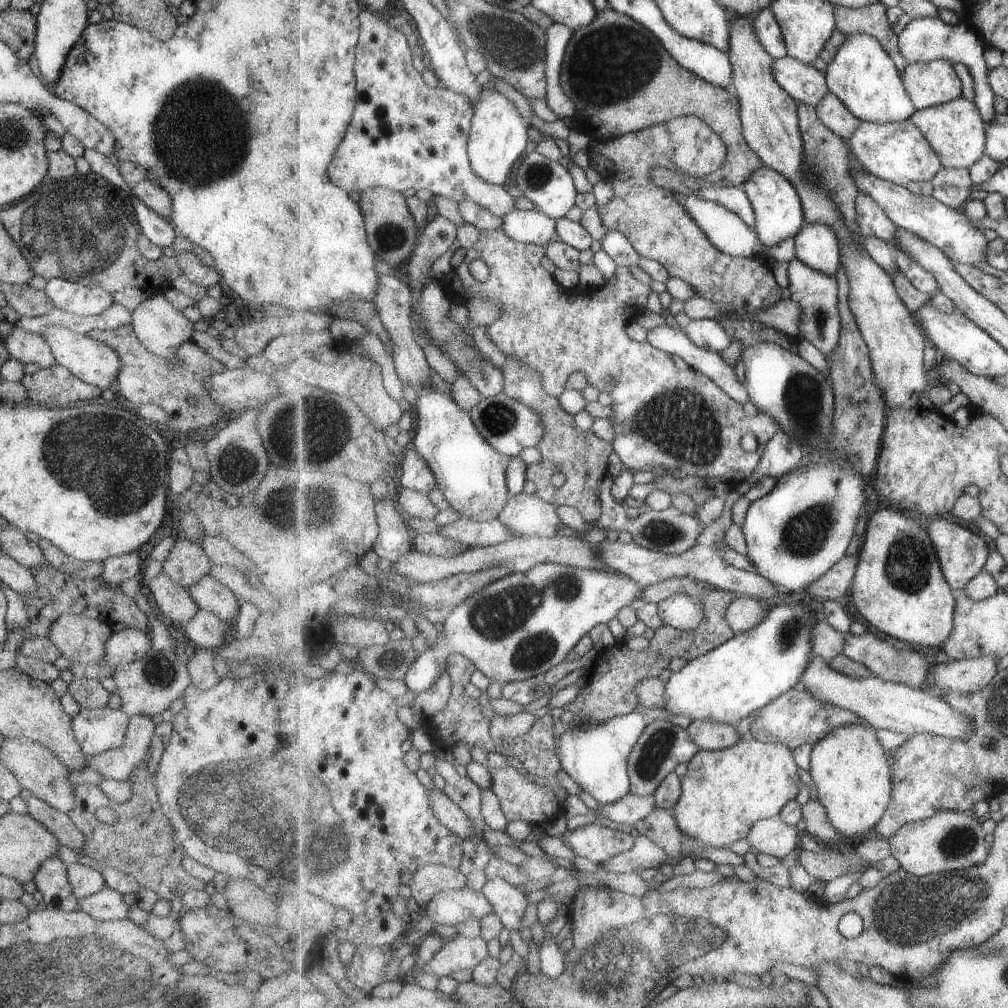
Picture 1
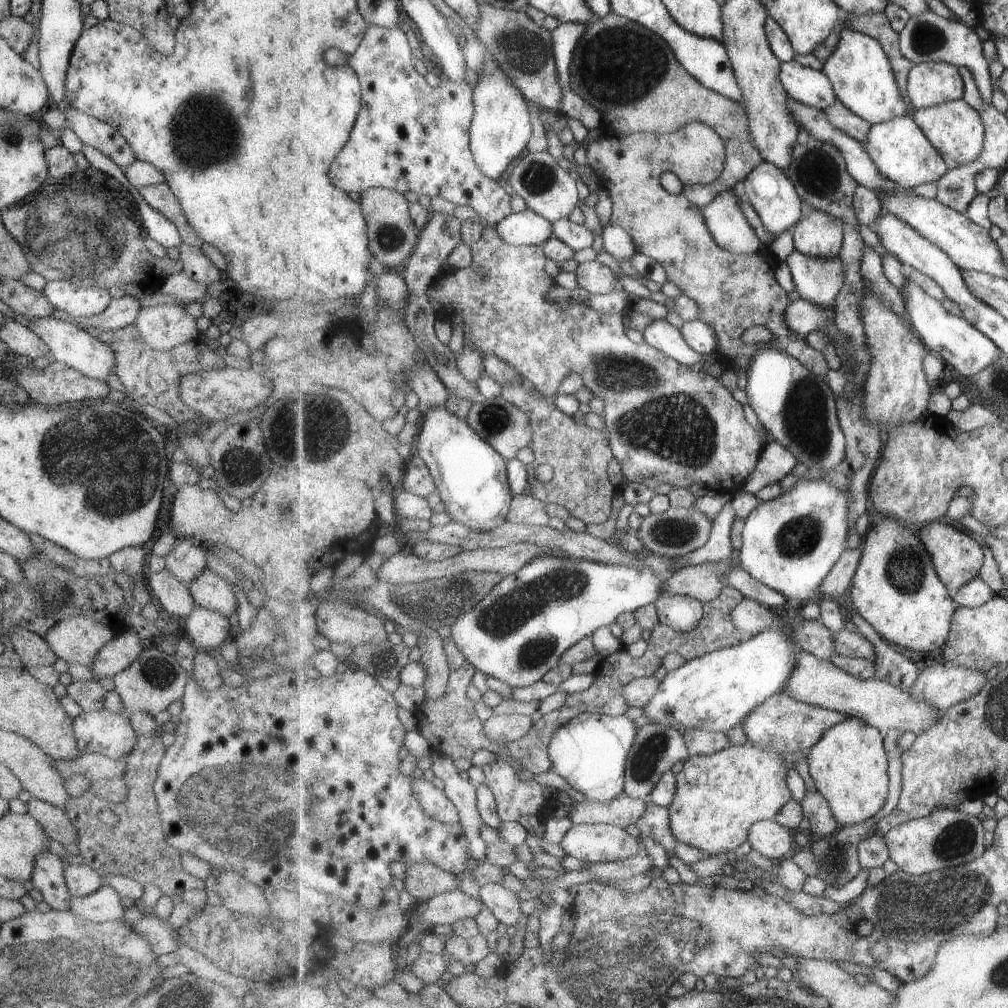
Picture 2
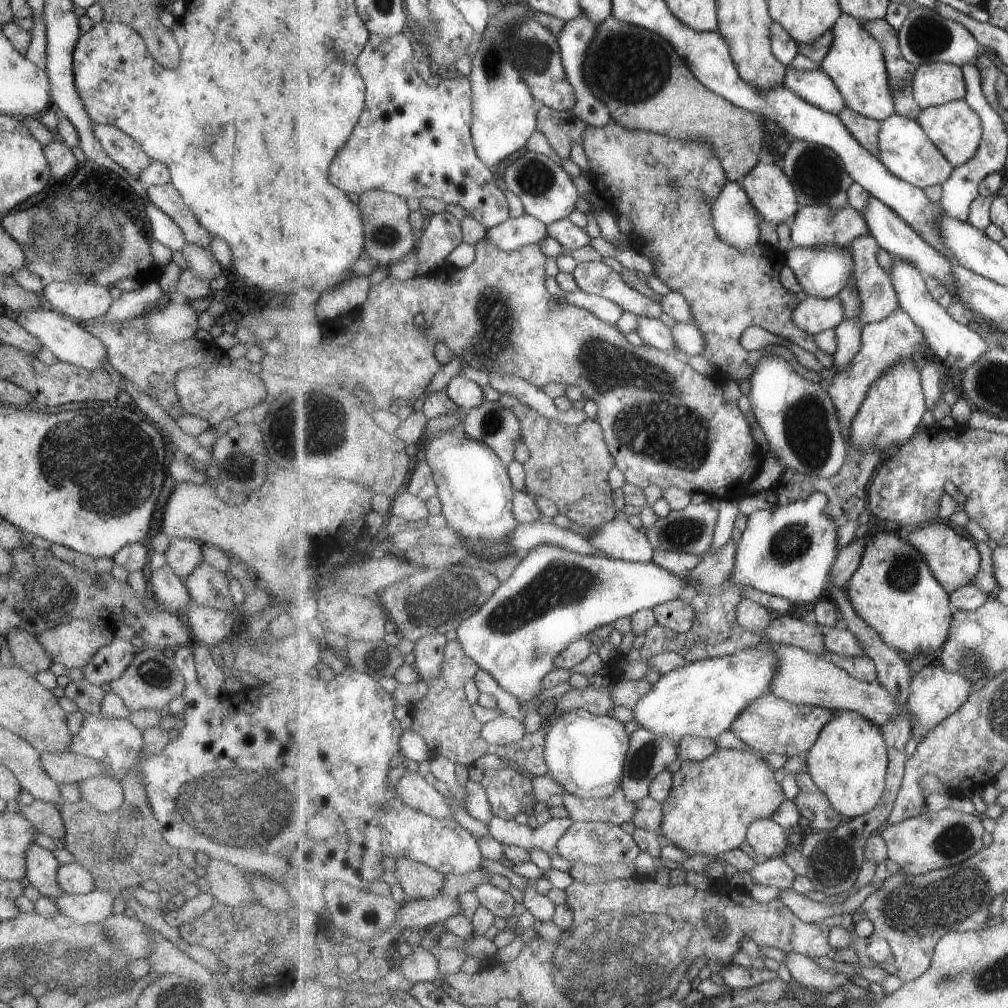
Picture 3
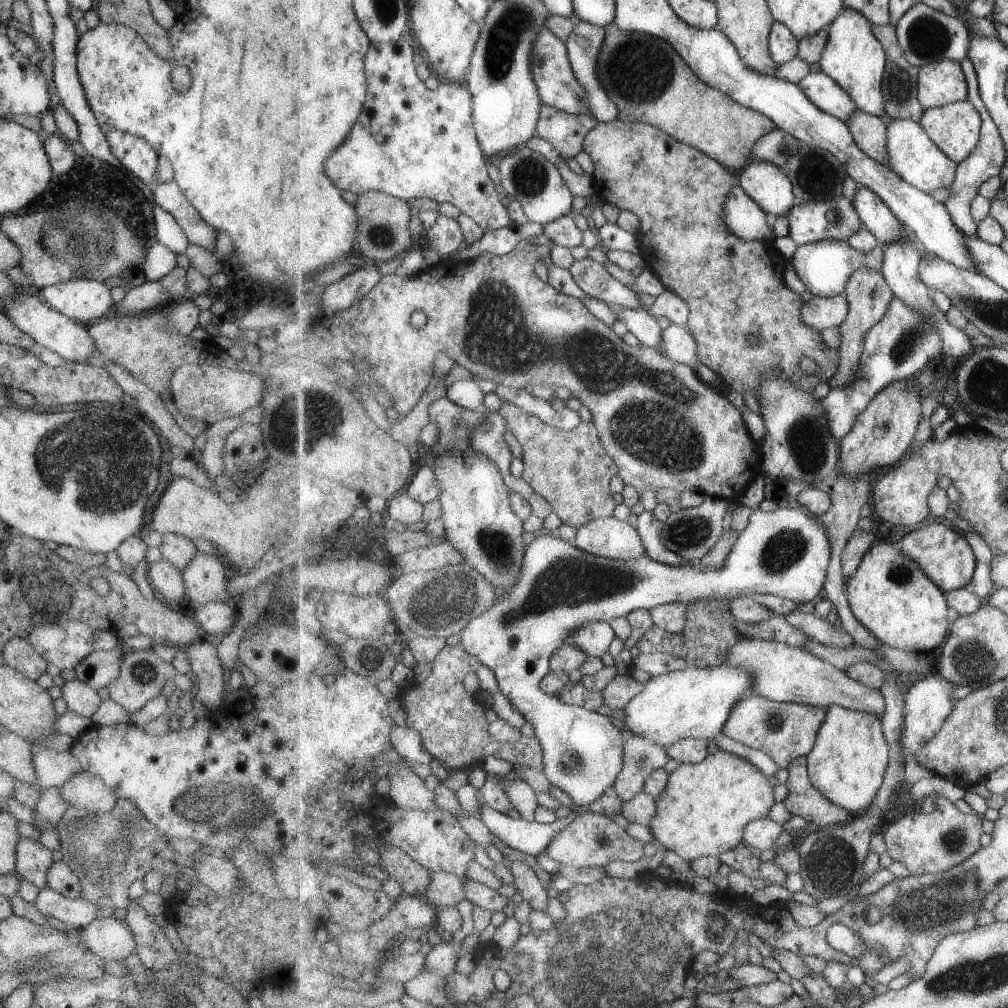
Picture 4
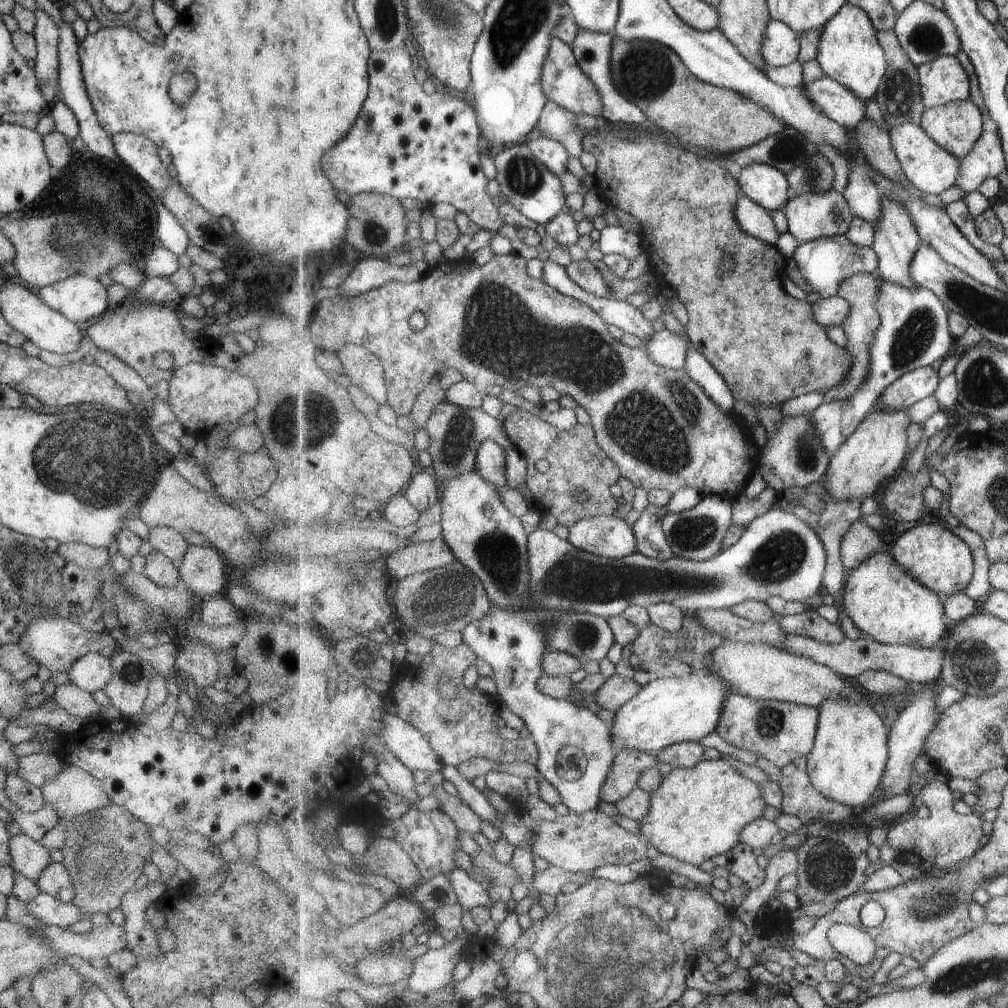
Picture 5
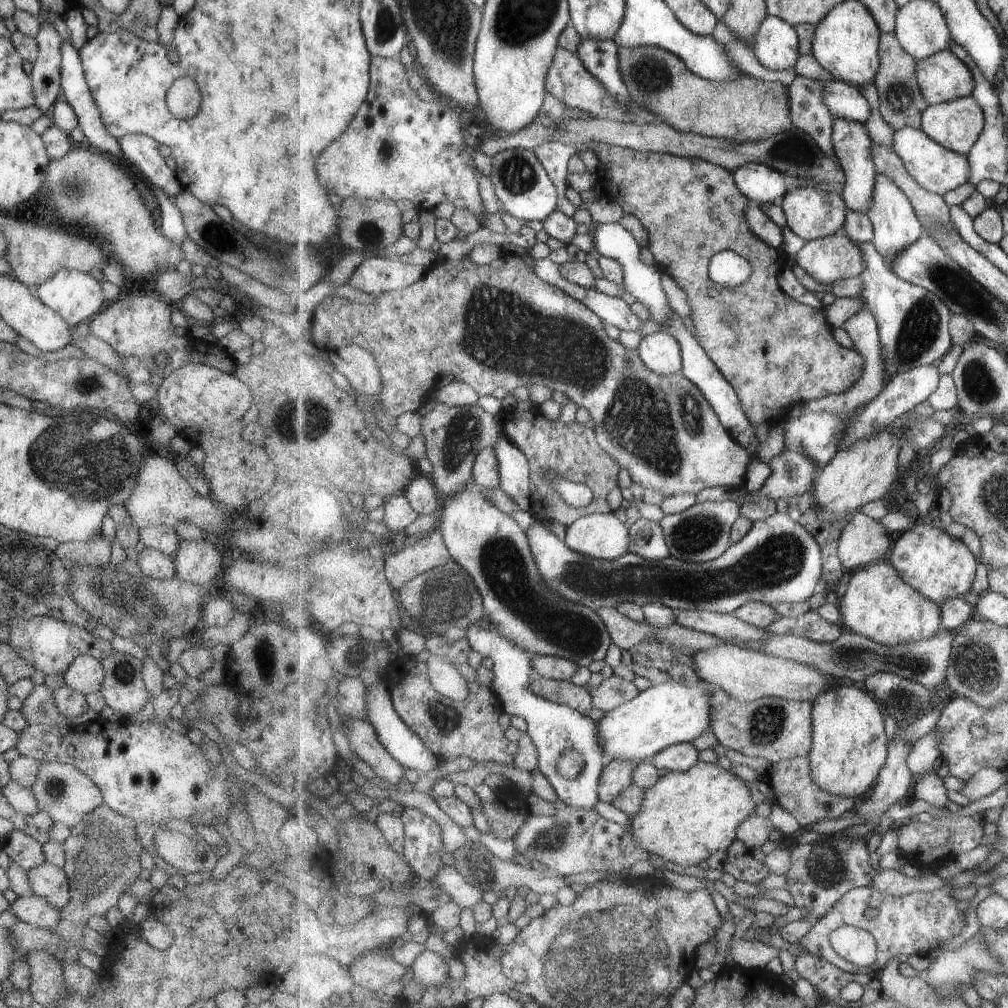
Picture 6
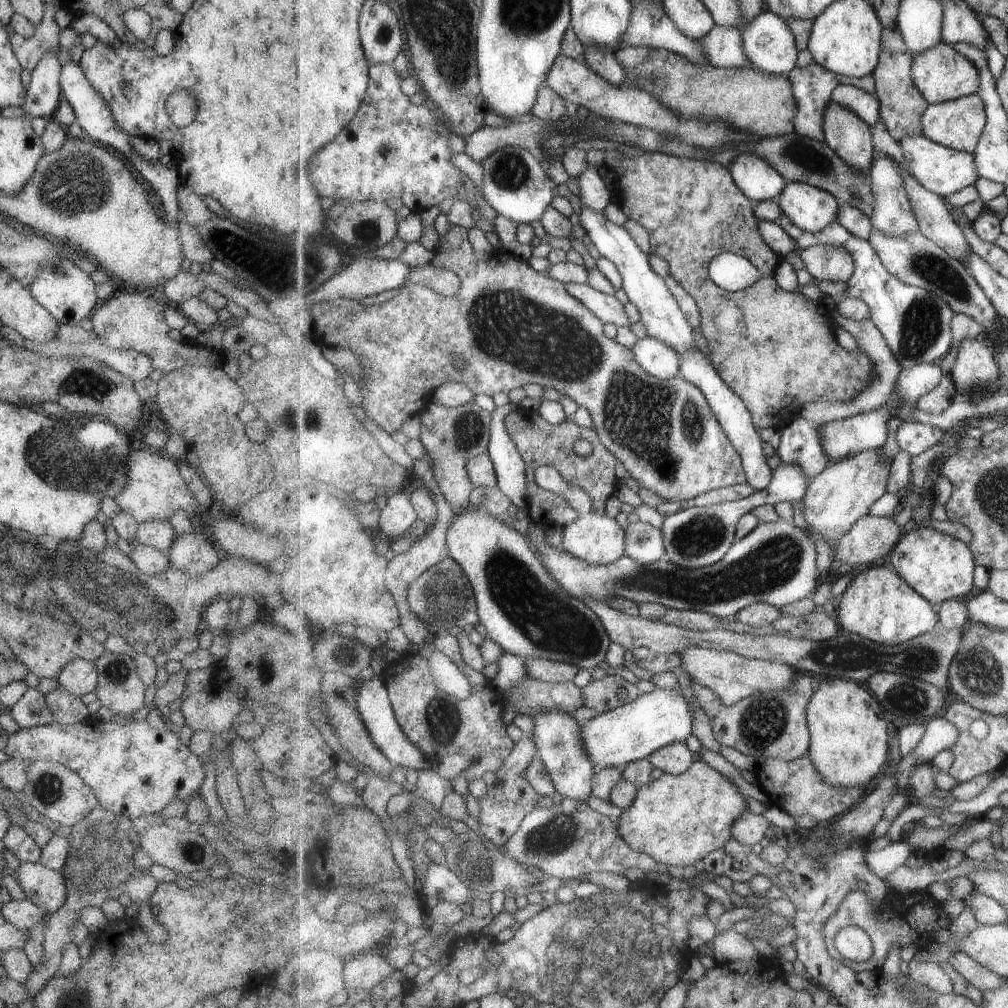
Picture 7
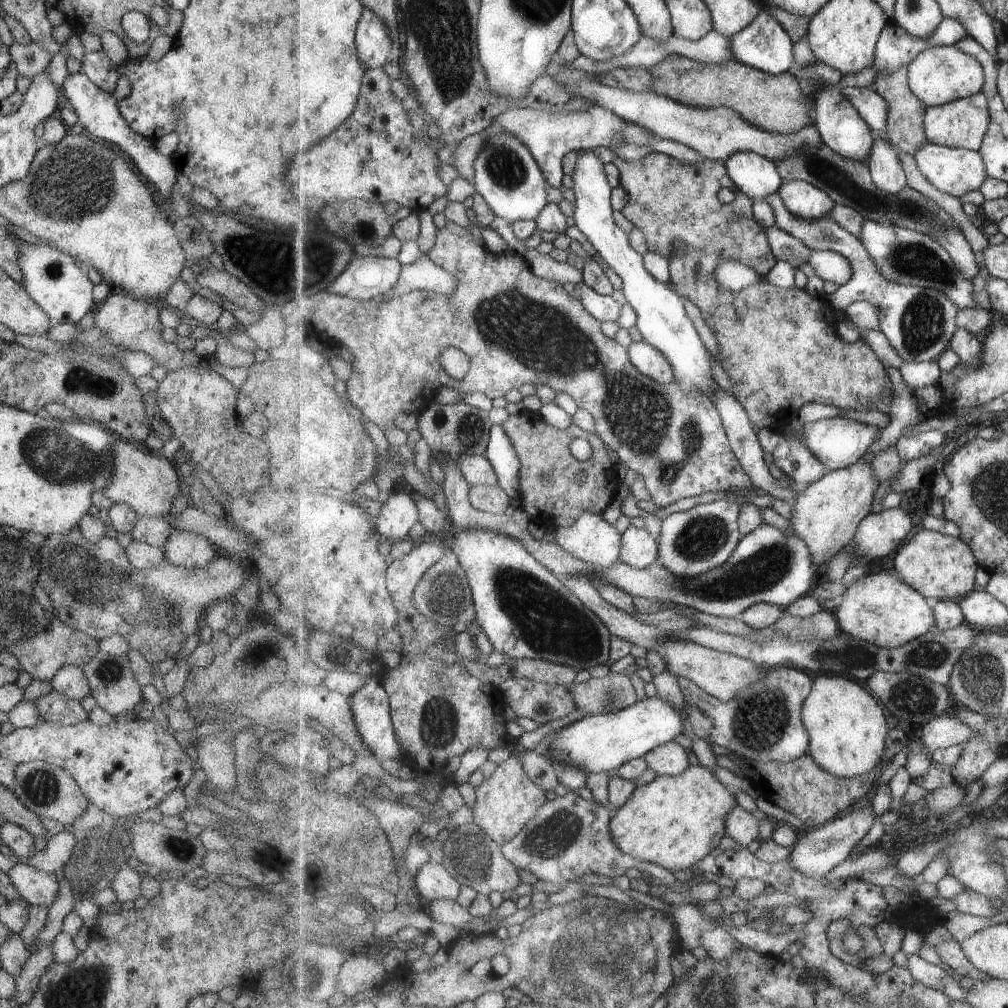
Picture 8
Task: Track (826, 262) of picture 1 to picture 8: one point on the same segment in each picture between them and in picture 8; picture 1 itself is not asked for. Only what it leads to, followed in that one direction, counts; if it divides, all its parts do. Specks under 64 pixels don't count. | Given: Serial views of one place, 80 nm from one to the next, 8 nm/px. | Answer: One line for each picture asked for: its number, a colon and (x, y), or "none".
2: (821, 234)
3: (815, 225)
4: (837, 219)
5: (811, 216)
6: (812, 213)
7: (812, 209)
8: (809, 202)

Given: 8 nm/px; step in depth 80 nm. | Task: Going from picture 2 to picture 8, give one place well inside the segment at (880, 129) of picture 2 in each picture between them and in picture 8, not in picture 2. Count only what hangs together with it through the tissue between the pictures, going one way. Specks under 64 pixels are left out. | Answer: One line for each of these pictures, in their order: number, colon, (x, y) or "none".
3: (906, 150)
4: (913, 155)
5: (930, 168)
6: (939, 170)
7: (943, 170)
8: (956, 171)

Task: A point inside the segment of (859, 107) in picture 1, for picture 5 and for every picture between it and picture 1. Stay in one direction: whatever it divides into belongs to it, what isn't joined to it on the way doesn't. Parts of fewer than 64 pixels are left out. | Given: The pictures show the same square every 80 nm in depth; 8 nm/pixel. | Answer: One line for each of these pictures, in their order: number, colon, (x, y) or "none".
2: (860, 69)
3: (857, 64)
4: (854, 57)
5: (850, 53)

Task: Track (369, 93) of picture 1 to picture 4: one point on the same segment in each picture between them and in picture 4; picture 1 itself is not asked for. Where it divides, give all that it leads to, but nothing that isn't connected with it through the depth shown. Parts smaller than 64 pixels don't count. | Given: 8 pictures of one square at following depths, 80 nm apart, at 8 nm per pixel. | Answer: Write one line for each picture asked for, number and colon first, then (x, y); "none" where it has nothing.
2: (409, 136)
3: (412, 140)
4: (411, 142)

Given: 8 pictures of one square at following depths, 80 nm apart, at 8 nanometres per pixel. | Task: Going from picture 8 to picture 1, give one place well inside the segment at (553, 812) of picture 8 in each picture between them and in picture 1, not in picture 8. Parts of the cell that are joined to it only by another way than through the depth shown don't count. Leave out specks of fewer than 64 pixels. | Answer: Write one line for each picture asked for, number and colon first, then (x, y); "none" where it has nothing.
1: (596, 842)
2: (593, 843)
3: (594, 843)
4: (592, 840)
5: (575, 842)
6: (571, 841)
7: (569, 839)

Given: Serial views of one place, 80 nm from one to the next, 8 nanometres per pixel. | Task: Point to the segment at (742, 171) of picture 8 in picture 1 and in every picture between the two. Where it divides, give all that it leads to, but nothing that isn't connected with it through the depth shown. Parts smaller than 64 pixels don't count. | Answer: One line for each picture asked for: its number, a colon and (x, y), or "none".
1: (780, 214)
2: (773, 194)
3: (769, 188)
4: (768, 184)
5: (768, 186)
6: (763, 185)
7: (758, 180)

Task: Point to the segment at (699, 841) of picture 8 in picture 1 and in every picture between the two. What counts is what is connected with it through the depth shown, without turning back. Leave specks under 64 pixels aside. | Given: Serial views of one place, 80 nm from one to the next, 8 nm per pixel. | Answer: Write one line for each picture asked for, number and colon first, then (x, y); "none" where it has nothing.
1: (725, 792)
2: (719, 797)
3: (713, 803)
4: (705, 811)
5: (699, 812)
6: (687, 816)
7: (677, 819)

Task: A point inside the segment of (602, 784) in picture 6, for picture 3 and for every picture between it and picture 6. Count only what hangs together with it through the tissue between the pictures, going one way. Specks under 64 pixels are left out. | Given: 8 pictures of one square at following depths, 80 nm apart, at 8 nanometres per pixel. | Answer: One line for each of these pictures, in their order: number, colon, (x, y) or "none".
3: (650, 753)
4: (643, 757)
5: (630, 764)

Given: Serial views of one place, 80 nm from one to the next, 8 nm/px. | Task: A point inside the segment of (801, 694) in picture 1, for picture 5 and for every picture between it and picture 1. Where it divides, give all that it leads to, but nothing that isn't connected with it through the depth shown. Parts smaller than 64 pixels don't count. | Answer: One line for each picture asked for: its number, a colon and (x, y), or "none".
2: (784, 724)
3: (770, 725)
4: (786, 731)
5: (779, 731)

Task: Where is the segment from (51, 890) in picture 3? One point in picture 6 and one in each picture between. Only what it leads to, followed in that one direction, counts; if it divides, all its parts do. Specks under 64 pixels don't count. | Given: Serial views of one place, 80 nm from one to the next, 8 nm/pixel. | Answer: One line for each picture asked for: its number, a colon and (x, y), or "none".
4: (32, 861)
5: (27, 857)
6: (26, 853)

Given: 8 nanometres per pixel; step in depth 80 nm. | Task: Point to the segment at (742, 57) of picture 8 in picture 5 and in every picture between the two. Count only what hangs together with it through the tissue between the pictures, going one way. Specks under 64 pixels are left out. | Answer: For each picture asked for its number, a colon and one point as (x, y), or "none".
5: (781, 47)
6: (777, 43)
7: (772, 46)

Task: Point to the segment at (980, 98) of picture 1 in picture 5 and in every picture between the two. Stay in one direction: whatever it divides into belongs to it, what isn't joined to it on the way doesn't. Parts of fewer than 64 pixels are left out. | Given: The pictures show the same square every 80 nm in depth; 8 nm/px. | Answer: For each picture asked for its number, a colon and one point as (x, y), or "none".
2: (927, 37)
3: (926, 37)
4: (926, 35)
5: (926, 32)

